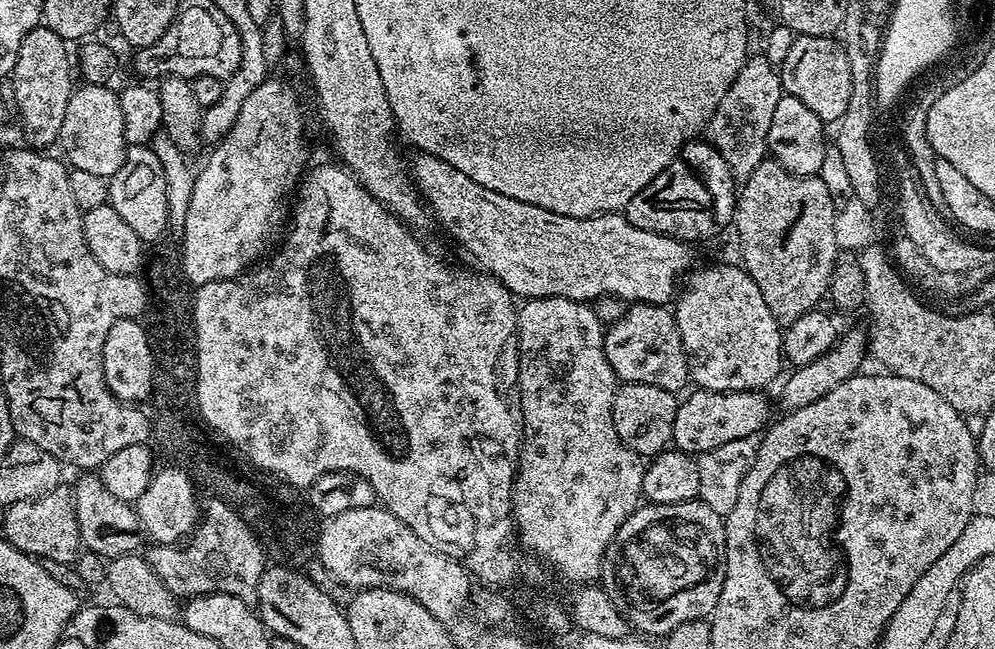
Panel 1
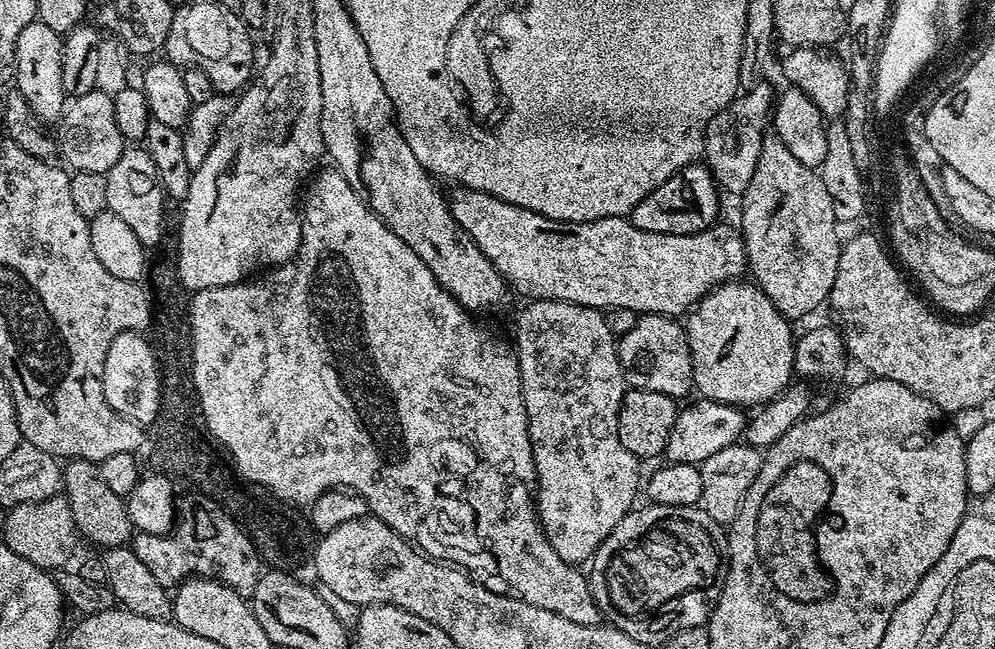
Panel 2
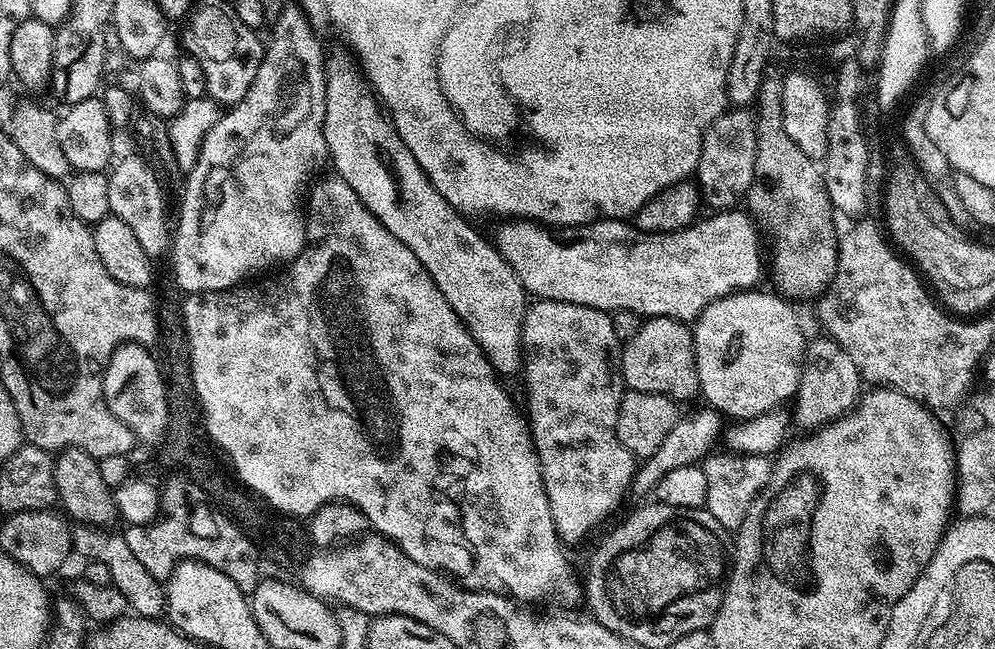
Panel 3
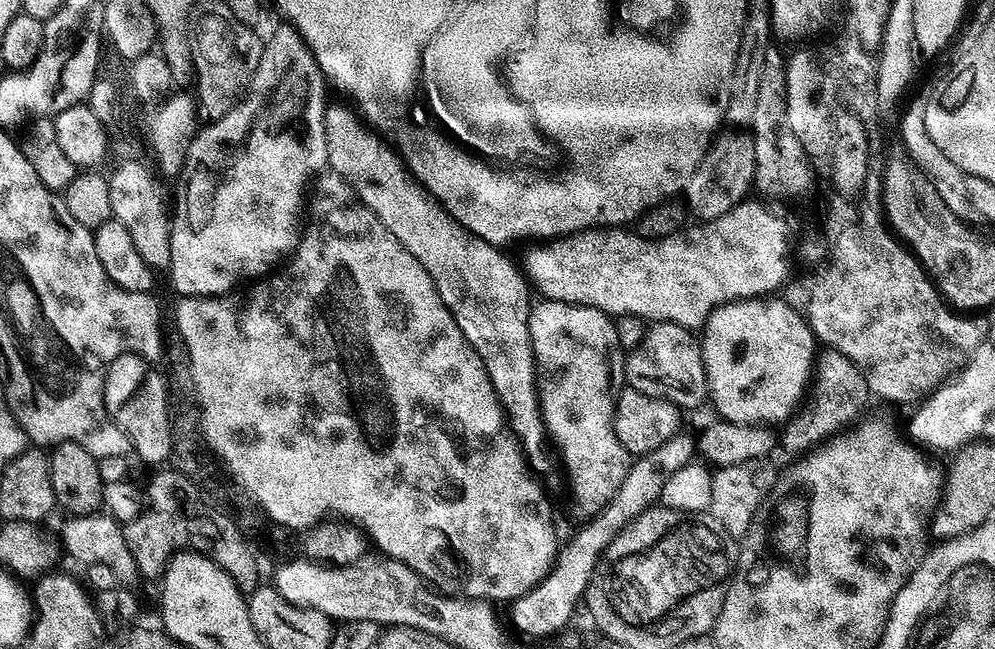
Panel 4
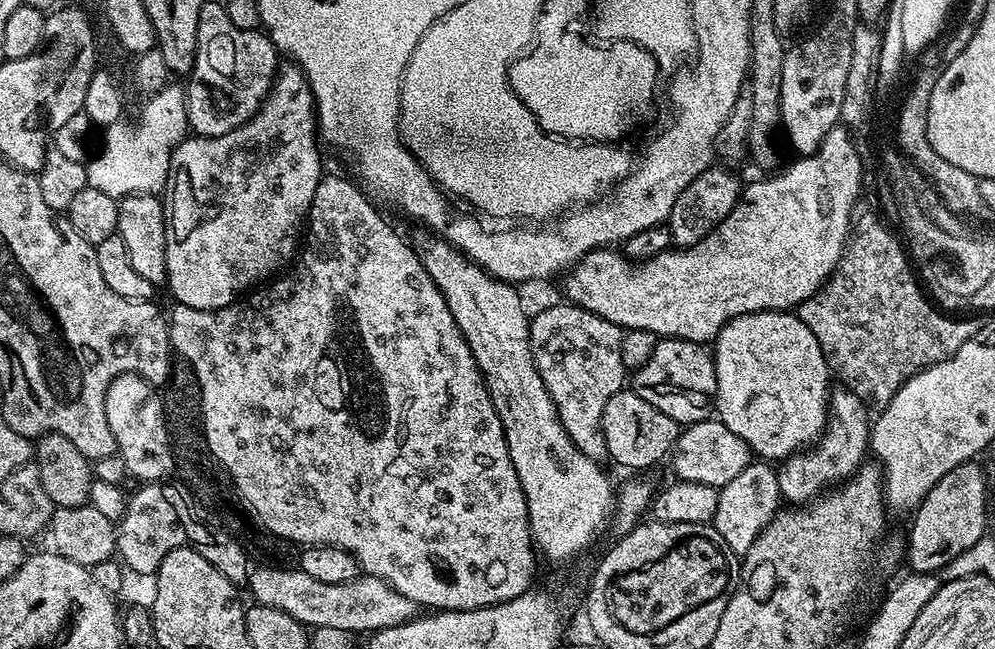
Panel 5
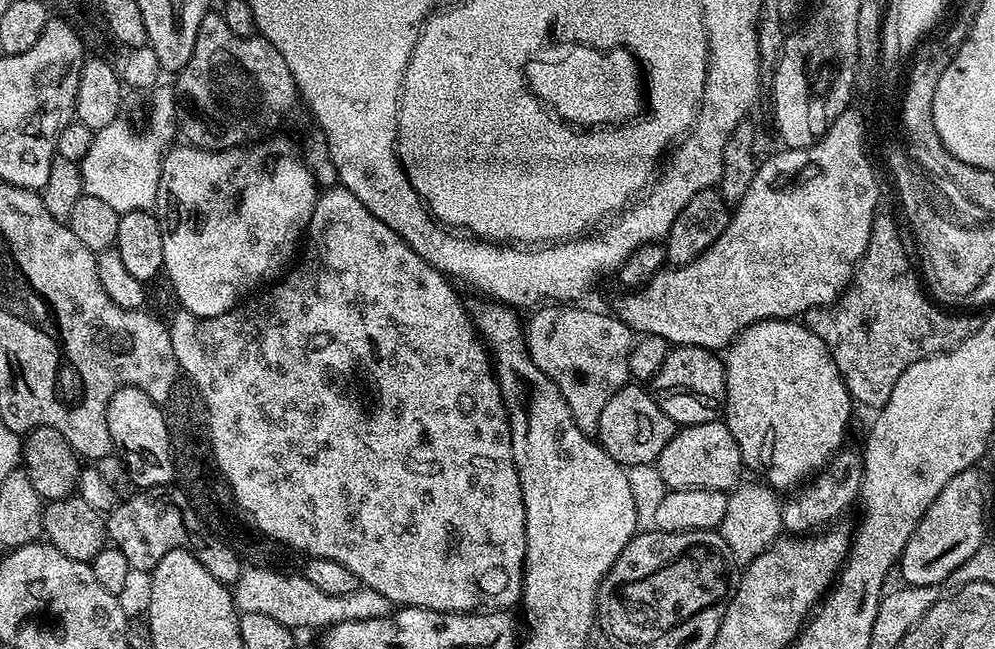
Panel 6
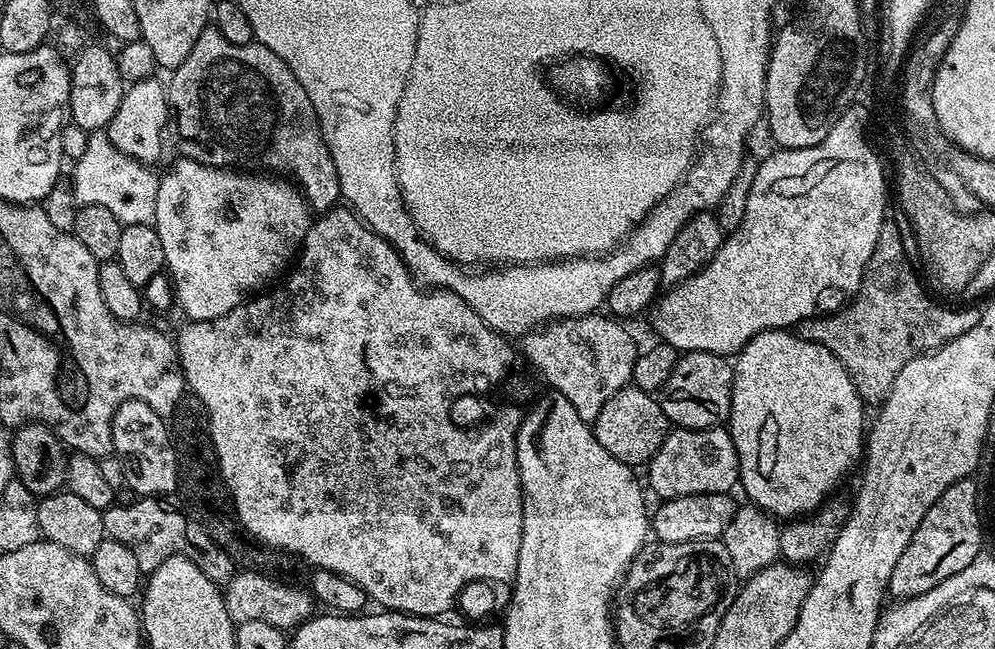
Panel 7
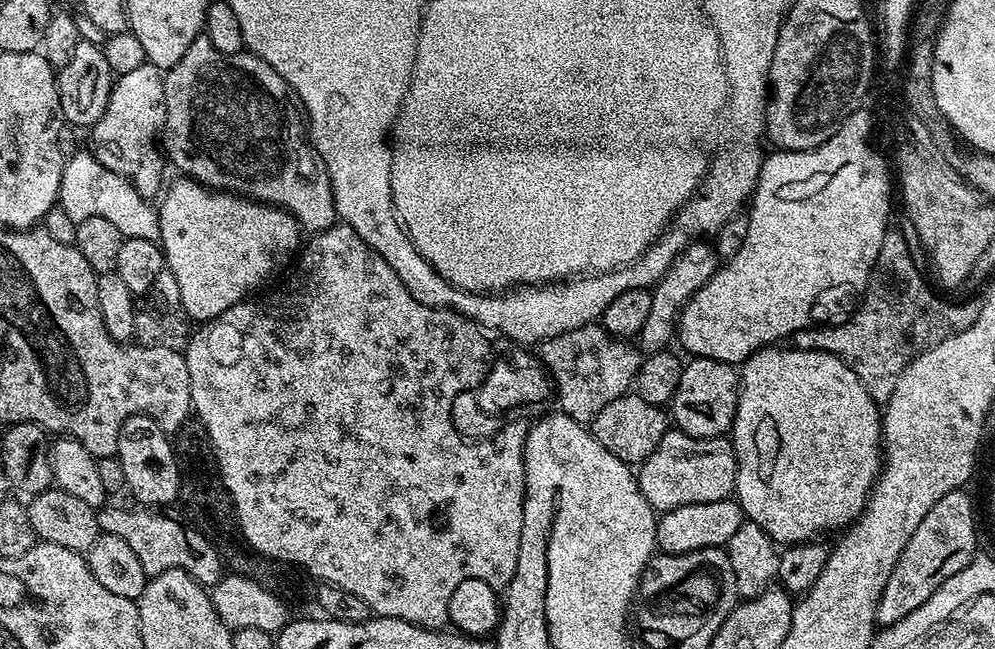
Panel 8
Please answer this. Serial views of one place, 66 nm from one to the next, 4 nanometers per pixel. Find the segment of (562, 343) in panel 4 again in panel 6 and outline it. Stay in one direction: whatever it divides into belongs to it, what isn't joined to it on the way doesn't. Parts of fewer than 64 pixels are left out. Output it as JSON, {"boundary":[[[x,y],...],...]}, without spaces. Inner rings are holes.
{"boundary":[[[540,306],[526,320],[526,343],[530,358],[562,390],[562,398],[566,398],[566,406],[570,406],[570,414],[578,426],[588,437],[596,436],[598,418],[602,418],[602,410],[618,390],[629,383],[628,359],[634,343],[634,333],[619,315],[607,316],[604,312],[591,312],[584,306]]]}

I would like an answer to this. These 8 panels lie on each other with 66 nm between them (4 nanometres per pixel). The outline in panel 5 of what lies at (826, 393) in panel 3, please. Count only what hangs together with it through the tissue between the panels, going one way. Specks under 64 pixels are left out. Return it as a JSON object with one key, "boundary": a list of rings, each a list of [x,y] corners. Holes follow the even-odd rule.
{"boundary":[[[837,386],[831,389],[824,435],[807,450],[793,452],[779,465],[776,473],[781,497],[789,505],[803,506],[815,500],[829,486],[839,485],[855,476],[870,452],[870,416],[868,420],[867,407],[869,405],[849,388]]]}

